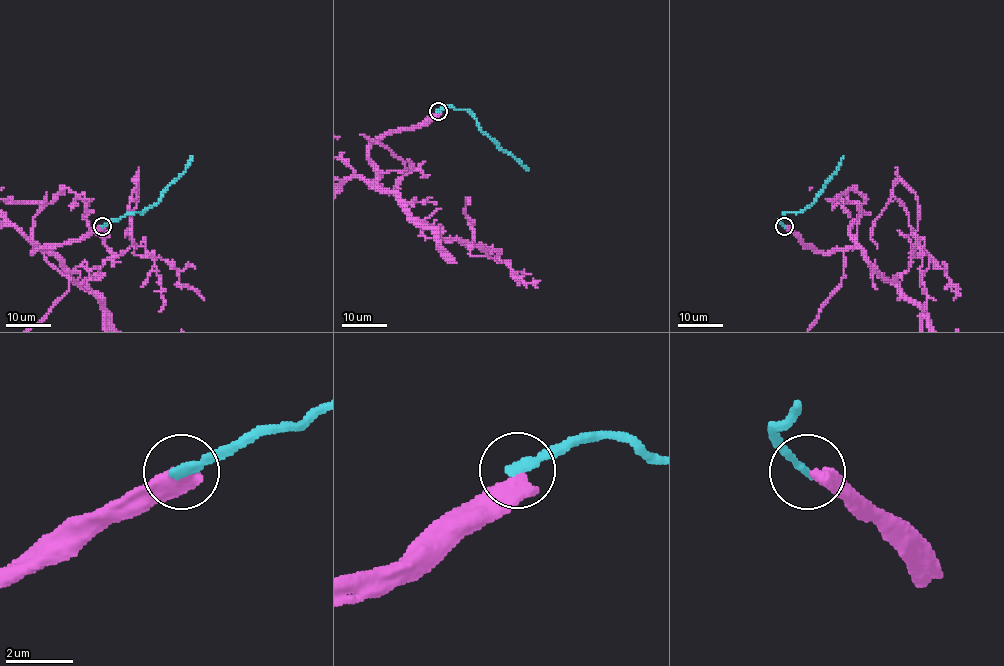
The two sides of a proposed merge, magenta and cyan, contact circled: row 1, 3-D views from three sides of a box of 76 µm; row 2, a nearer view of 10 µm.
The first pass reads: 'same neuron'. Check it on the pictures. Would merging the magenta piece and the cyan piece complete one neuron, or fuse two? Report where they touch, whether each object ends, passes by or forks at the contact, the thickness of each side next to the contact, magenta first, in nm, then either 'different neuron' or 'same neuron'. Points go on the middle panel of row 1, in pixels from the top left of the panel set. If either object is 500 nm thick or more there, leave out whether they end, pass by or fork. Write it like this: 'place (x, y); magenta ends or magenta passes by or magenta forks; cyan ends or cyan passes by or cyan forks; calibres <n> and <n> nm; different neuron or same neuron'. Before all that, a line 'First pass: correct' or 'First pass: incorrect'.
First pass: incorrect
place (438, 111); magenta ends; cyan ends; calibres 480 and 280 nm; different neuron

